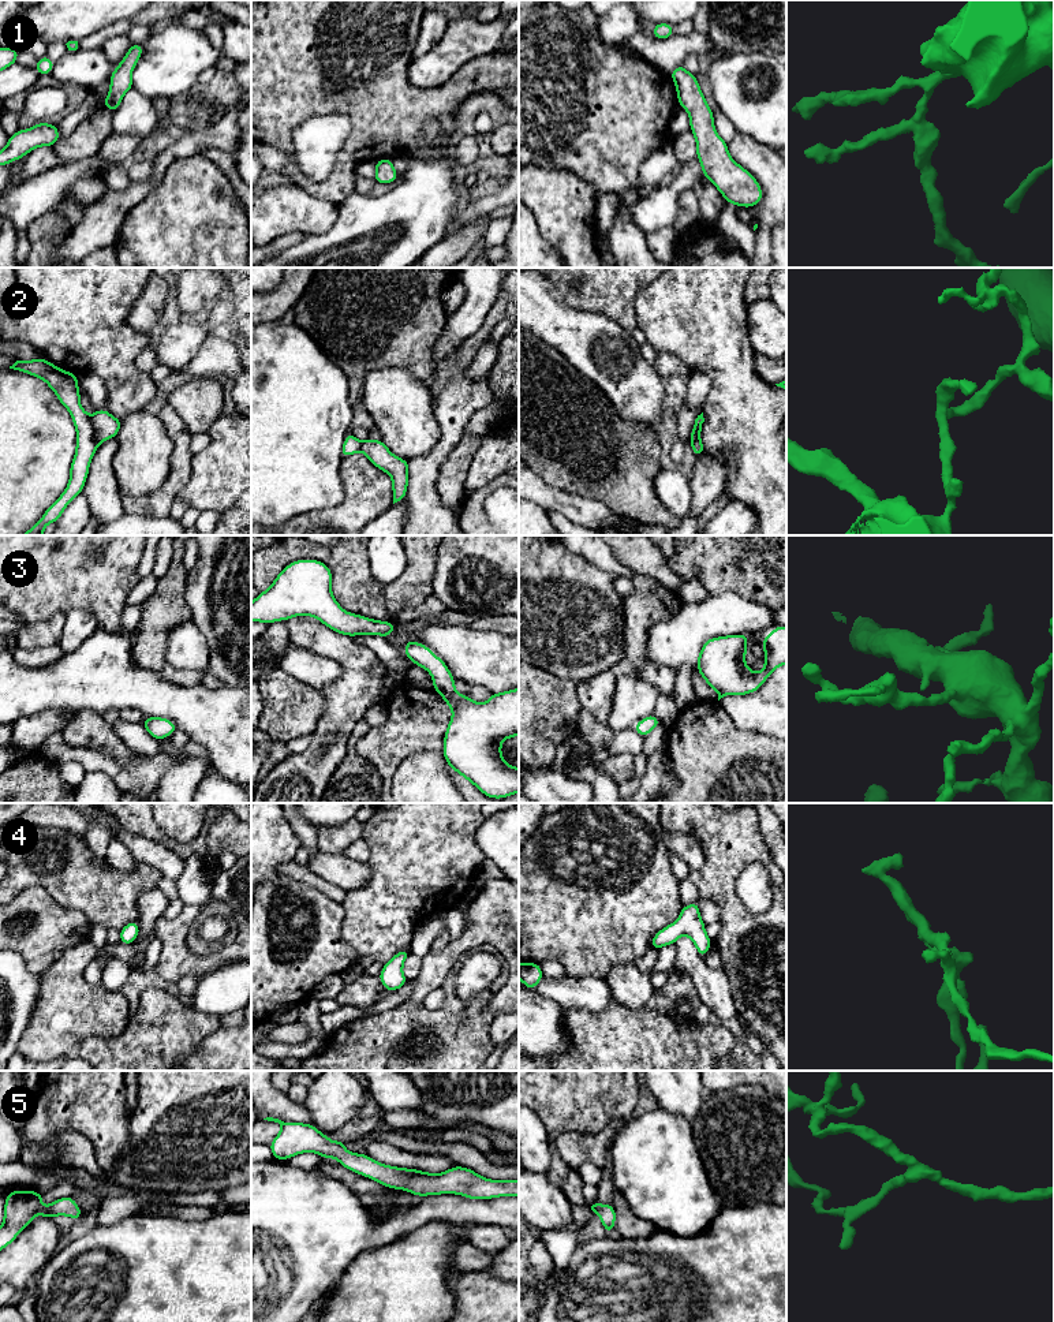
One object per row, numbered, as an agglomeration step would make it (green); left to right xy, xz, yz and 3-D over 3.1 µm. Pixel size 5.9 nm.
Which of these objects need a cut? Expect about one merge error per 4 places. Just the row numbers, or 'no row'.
2

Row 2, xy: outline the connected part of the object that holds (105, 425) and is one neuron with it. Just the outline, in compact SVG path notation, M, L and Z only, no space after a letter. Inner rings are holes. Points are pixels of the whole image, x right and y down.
M96 410L91 417L91 423L94 427L94 440L97 444L105 440L113 438L120 430L122 421L115 418L106 410Z

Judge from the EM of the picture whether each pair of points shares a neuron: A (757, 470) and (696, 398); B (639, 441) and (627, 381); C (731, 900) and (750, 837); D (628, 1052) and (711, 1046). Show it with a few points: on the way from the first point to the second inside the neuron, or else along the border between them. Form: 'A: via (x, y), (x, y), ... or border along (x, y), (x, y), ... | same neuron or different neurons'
A: border along (694, 373), (710, 381), (702, 407) | different neurons
B: border along (609, 402), (624, 419), (654, 428) | different neurons
C: via (728, 885), (728, 859), (735, 852) | same neuron
D: via (649, 1052), (691, 1052) | same neuron

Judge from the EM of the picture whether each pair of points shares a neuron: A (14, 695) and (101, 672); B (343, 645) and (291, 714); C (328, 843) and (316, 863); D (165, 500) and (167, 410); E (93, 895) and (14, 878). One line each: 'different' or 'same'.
A: same
B: different
C: different
D: same
E: same

